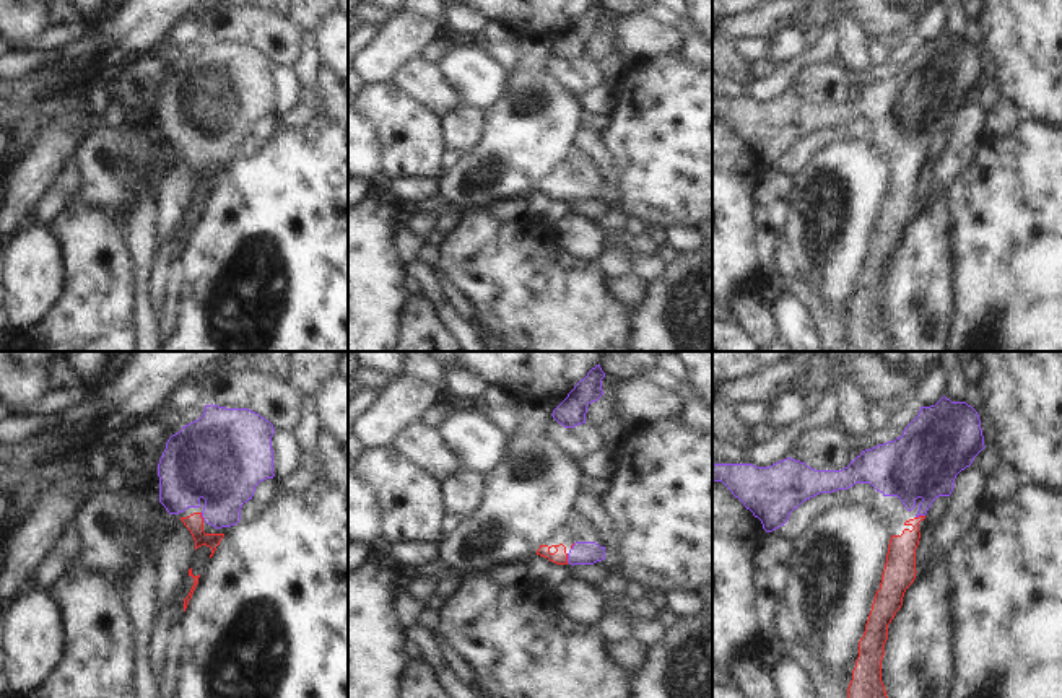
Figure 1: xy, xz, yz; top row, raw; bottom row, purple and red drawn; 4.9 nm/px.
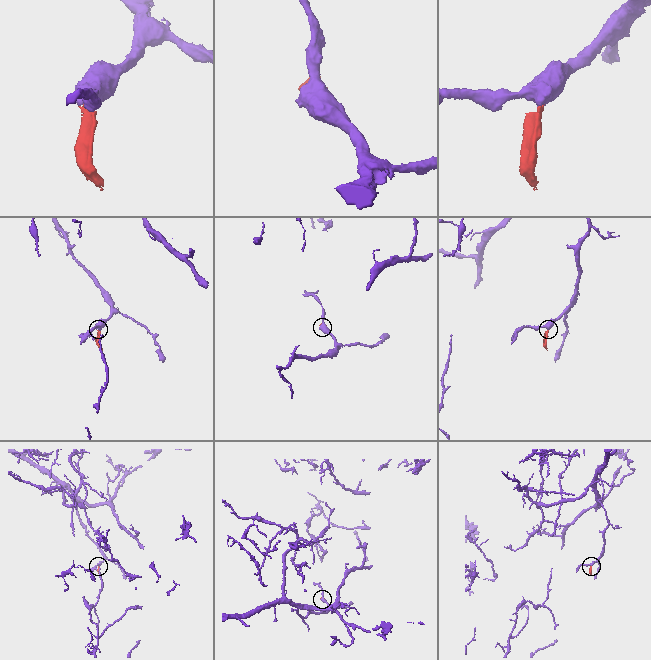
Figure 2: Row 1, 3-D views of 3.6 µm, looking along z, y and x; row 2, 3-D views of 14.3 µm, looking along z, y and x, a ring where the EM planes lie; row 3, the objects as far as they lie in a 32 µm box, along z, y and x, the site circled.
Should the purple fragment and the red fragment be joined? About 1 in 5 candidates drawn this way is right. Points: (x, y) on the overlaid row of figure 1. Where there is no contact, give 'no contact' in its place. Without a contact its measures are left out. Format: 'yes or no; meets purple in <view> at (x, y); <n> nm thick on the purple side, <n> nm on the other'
yes; meets purple in xz at (568, 558); 110 nm thick on the purple side, 80 nm on the other

